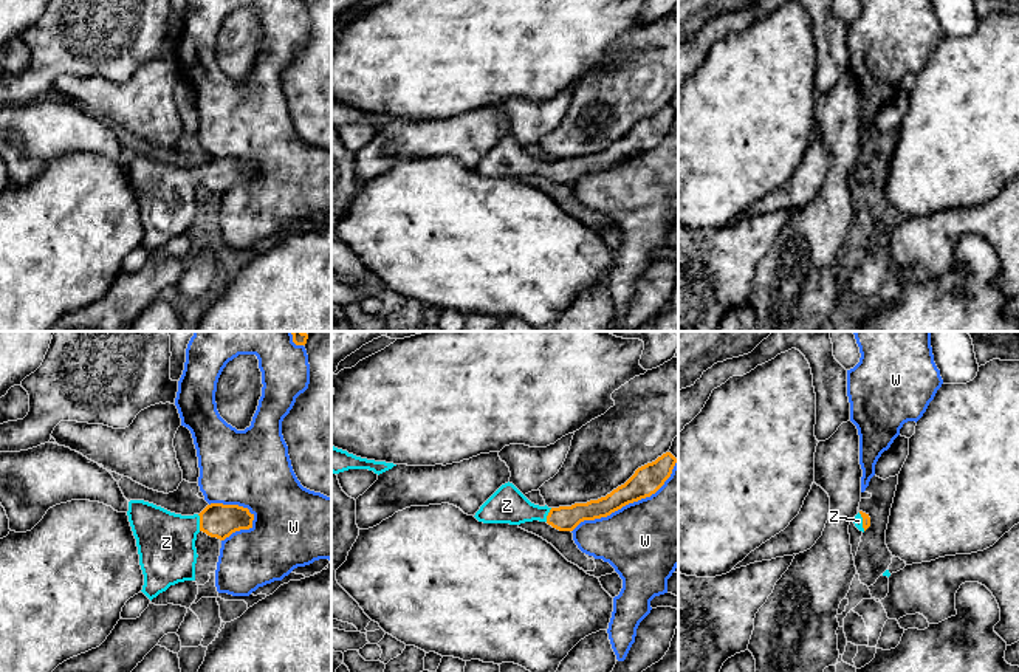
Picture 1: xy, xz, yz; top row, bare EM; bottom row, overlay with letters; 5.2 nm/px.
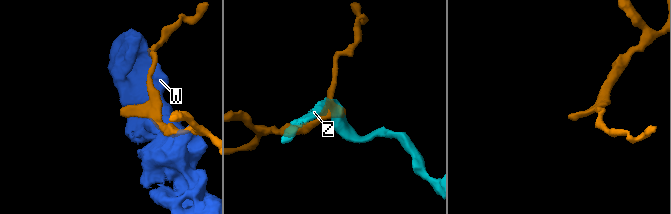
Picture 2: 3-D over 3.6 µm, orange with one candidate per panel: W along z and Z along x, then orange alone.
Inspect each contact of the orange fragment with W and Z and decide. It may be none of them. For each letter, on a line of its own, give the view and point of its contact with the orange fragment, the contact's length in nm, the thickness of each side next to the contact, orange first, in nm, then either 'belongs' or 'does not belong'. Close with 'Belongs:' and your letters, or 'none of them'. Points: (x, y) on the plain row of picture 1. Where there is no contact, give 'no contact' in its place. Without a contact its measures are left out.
W: meets orange in xz at (629, 155); contact 650 nm long; 150 nm thick on the orange side, 420 nm on the other; does not belong
Z: meets orange in xy at (200, 175); contact 90 nm long; 180 nm thick on the orange side, 300 nm on the other; belongs
Belongs: Z

